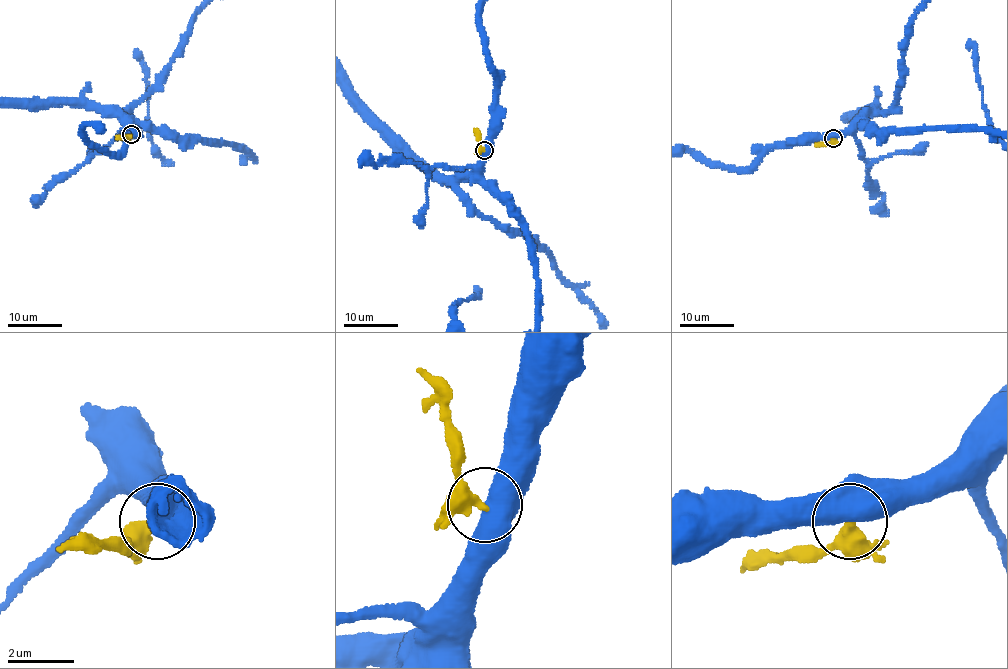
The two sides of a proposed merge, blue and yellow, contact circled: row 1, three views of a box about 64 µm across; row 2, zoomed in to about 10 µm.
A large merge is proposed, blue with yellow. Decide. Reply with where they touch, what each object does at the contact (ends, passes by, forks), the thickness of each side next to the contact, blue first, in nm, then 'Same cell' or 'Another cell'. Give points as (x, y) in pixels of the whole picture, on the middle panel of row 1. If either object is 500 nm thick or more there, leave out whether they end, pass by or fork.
Place: (484, 150). Thickness 750 nm (blue) against 320 nm. Another cell

